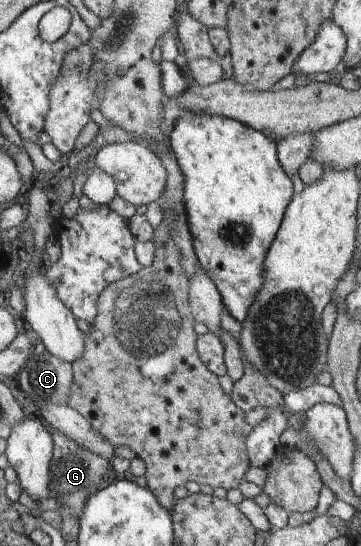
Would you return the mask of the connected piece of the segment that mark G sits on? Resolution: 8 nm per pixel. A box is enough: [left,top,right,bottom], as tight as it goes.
[48,431,117,514]

